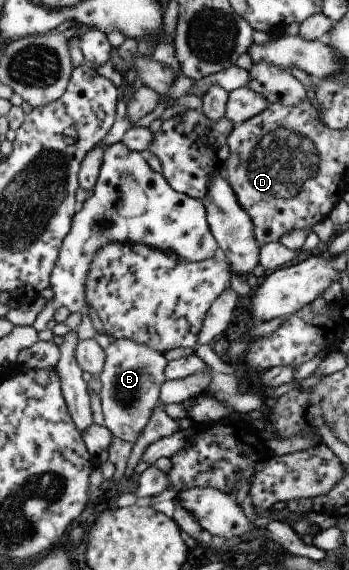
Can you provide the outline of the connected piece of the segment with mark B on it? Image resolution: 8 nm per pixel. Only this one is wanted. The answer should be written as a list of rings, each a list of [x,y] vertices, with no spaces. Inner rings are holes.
[[[116,339],[105,352],[106,366],[99,374],[98,387],[103,402],[104,424],[116,437],[136,444],[161,403],[162,384],[167,381],[168,358],[150,346],[126,339]]]

